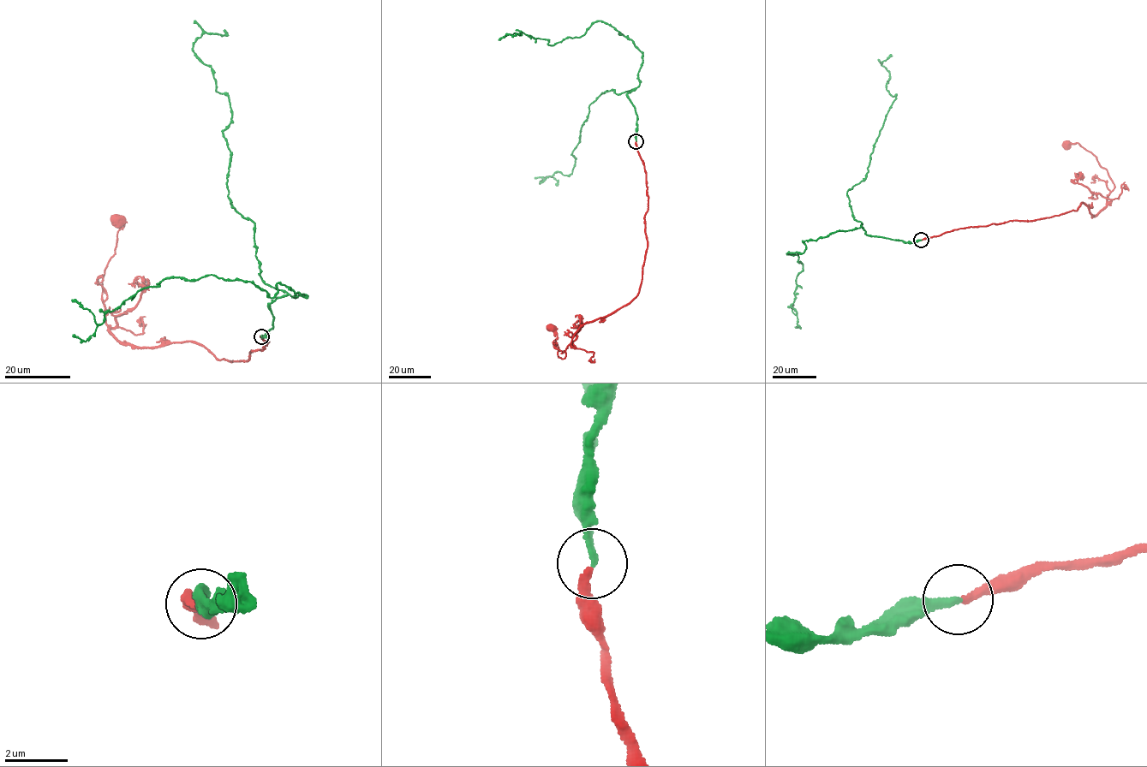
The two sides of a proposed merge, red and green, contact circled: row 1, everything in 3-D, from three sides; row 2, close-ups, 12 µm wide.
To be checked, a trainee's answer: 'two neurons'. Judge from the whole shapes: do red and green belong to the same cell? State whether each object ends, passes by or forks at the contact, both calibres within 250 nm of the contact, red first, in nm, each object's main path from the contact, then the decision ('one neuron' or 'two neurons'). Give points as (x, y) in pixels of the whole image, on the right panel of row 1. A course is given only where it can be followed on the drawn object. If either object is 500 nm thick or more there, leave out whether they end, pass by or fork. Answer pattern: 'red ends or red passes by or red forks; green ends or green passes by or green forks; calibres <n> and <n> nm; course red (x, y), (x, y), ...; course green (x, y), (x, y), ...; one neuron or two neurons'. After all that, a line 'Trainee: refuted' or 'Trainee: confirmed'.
red ends; green ends; calibres 240 and 200 nm; course red (921, 240), (1059, 216), (1083, 203), (1097, 213), (1114, 181), (1093, 154), (1066, 144); course green (921, 240), (867, 235), (847, 194), (865, 178), (895, 98), (887, 89), (889, 73), (881, 64), (891, 54); two neurons
Trainee: confirmed

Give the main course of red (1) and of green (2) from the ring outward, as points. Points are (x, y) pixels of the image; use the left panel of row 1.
1: (262, 336), (261, 351), (231, 363), (188, 341), (116, 339), (102, 295), (118, 218)
2: (262, 336), (286, 292), (263, 281), (254, 222), (230, 205), (229, 97), (193, 50), (224, 30)

